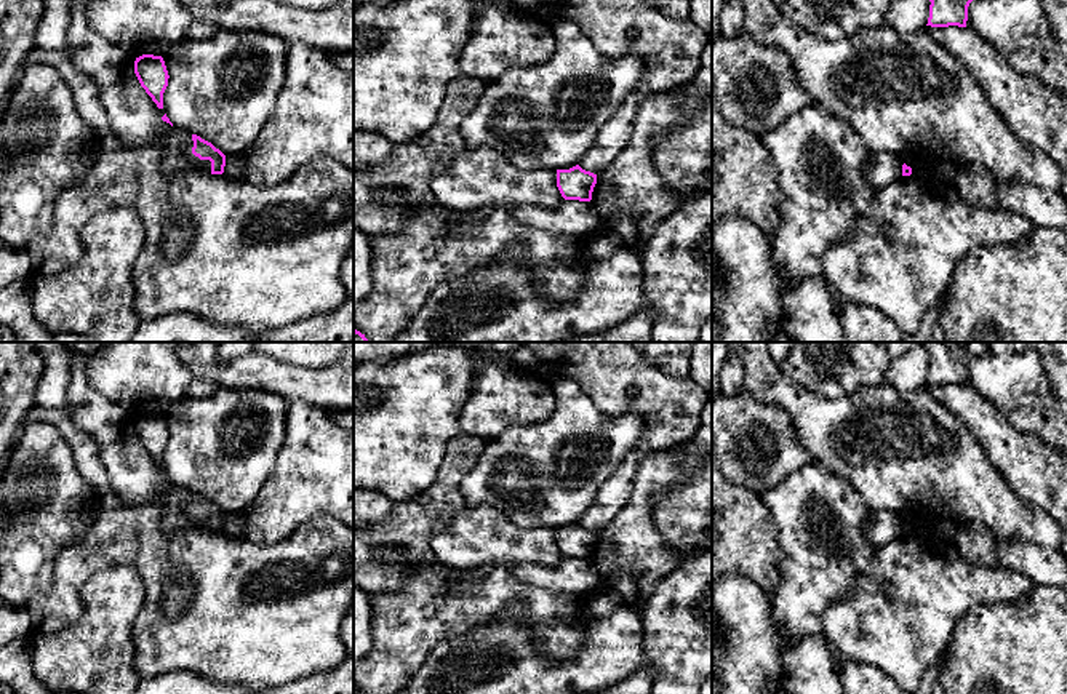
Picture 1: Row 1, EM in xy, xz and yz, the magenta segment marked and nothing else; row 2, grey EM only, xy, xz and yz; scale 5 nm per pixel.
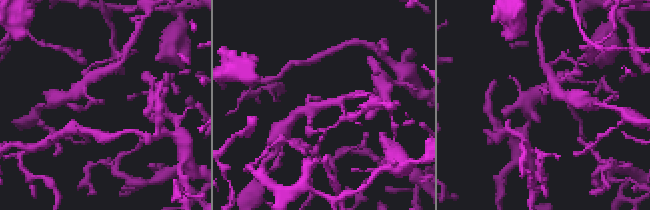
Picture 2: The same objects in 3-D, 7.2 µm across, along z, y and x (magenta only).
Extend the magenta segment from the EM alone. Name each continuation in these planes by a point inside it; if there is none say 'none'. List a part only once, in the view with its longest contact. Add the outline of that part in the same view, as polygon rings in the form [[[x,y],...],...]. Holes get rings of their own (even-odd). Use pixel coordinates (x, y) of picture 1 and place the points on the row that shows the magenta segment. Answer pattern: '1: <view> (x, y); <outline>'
none

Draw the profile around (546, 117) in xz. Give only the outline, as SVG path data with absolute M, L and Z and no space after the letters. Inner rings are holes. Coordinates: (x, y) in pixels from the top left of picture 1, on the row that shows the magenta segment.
M557 18L552 29L557 42L553 56L539 66L510 67L488 83L477 106L464 117L459 128L467 149L486 147L496 150L510 165L525 171L569 170L579 165L597 141L603 125L616 114L624 98L635 90L645 74L645 62L640 54L606 56L571 21Z

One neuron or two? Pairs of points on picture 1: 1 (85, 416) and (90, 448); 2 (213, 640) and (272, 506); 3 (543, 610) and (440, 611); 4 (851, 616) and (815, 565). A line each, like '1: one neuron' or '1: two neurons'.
1: two neurons
2: two neurons
3: one neuron
4: two neurons

